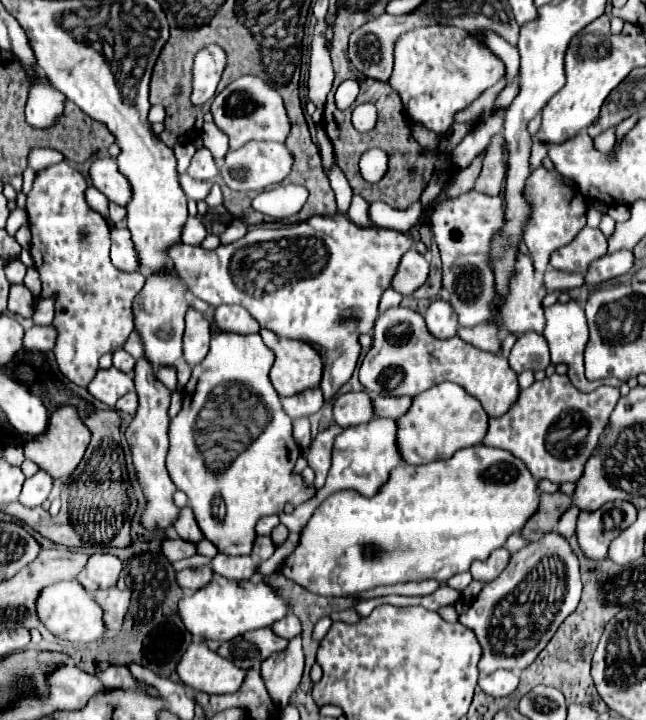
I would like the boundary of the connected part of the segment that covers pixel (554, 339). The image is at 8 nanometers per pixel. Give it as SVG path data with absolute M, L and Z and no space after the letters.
M568 300L566 304L556 302L554 306L546 308L546 330L544 338L550 346L550 356L554 364L566 364L568 366L568 378L574 386L582 392L589 393L588 388L596 386L596 382L586 380L584 376L584 350L588 344L588 326L584 308L576 300Z

